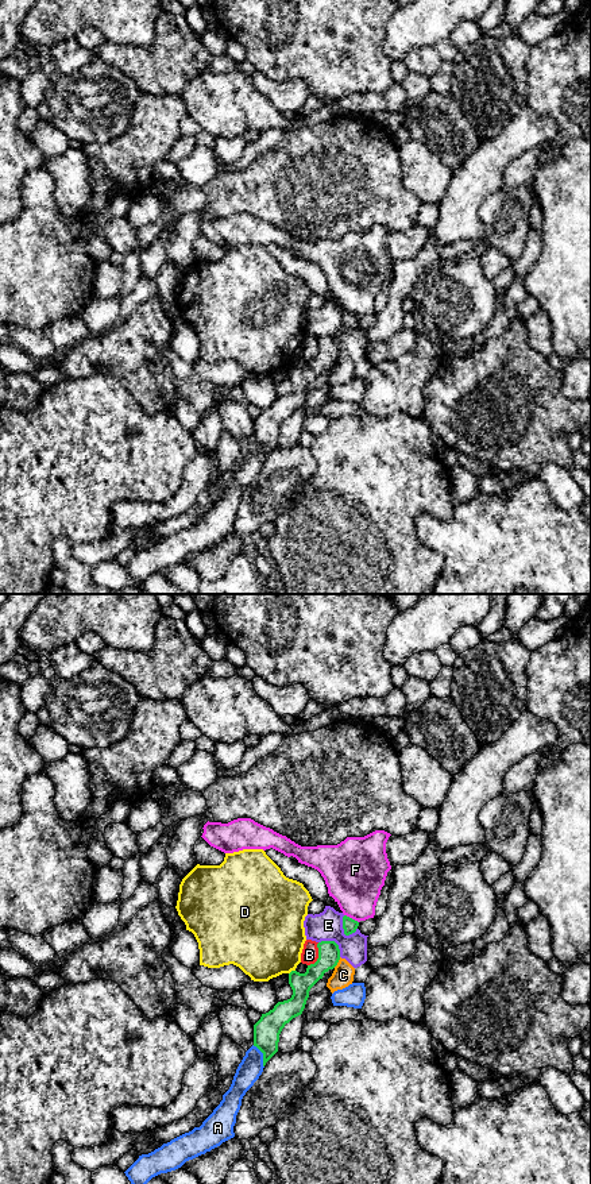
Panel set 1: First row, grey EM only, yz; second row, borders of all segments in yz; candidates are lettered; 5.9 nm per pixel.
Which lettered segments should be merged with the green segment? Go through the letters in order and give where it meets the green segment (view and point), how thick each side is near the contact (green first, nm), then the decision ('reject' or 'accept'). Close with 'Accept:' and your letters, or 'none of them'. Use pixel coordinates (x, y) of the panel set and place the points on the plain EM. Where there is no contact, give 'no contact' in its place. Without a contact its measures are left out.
A: meets green in yz at (263, 451); 160 nm thick on the green side, 140 nm on the other; reject
B: meets green in yz at (319, 351); 130 nm thick on the green side, 100 nm on the other; reject
C: meets green in yz at (338, 357); 130 nm thick on the green side, 130 nm on the other; reject
D: meets green in yz at (292, 366); 130 nm thick on the green side, 460 nm on the other; reject
E: meets green in yz at (343, 321); 90 nm thick on the green side, 180 nm on the other; reject
F: meets green in yz at (351, 313); 90 nm thick on the green side, 340 nm on the other; reject
Accept: none of them

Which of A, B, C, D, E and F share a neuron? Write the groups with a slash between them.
A / B / C E / D / F

